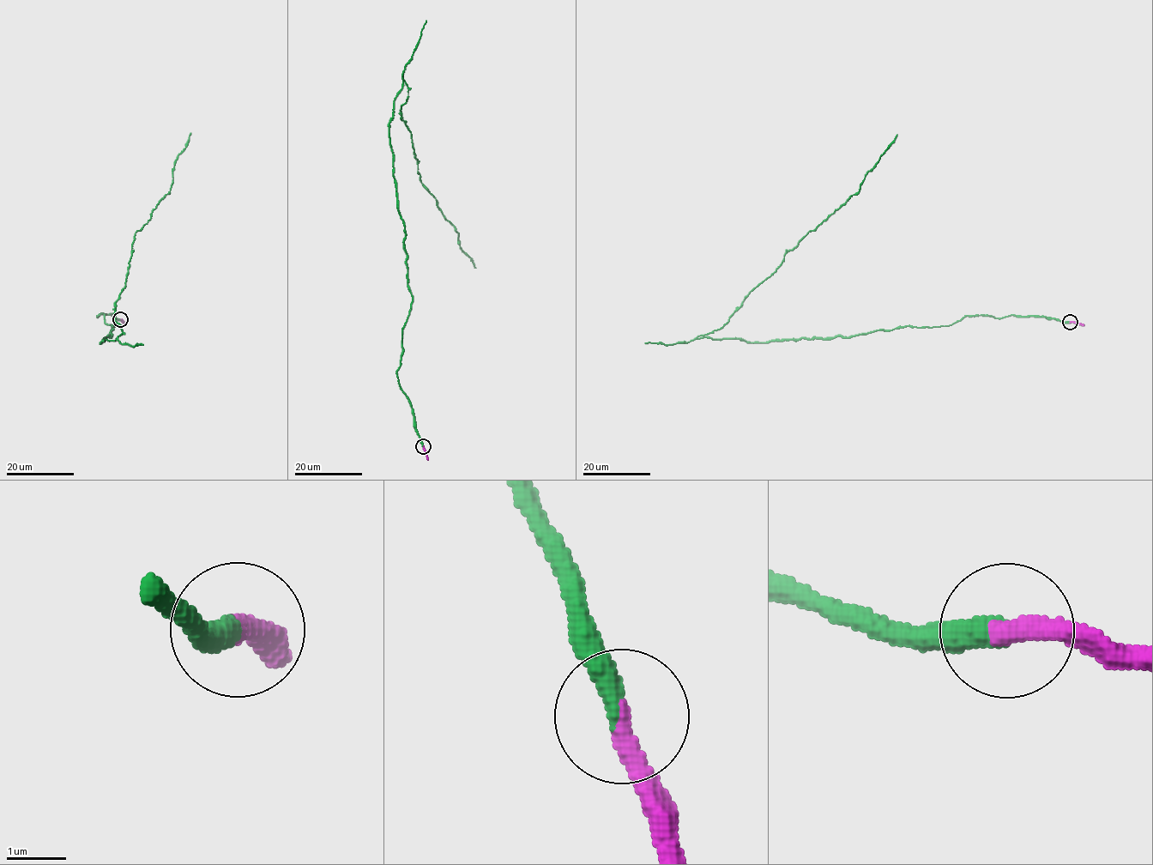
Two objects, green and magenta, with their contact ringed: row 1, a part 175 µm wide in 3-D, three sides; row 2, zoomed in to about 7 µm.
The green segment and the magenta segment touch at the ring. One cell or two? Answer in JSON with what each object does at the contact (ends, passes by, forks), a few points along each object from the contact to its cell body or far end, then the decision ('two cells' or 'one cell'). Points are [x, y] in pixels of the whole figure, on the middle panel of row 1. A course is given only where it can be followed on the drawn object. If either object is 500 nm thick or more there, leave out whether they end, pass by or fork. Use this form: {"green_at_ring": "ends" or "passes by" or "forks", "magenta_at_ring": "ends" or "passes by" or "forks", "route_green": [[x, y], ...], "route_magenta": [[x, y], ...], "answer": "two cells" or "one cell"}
{"green_at_ring": "ends", "magenta_at_ring": "ends", "route_green": [[423, 446], [396, 372], [412, 295], [389, 124], [404, 81], [400, 115], [419, 179], [476, 268]], "route_magenta": [[423, 446], [428, 460]], "answer": "two cells"}

